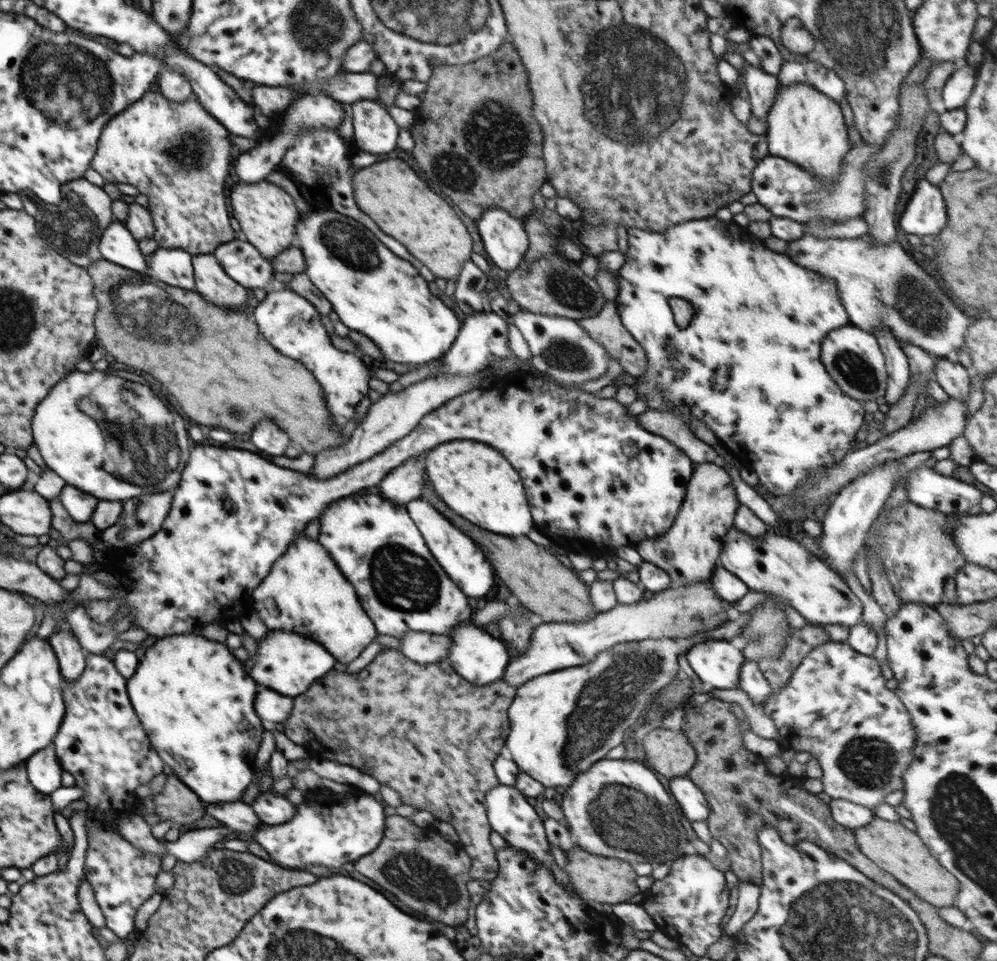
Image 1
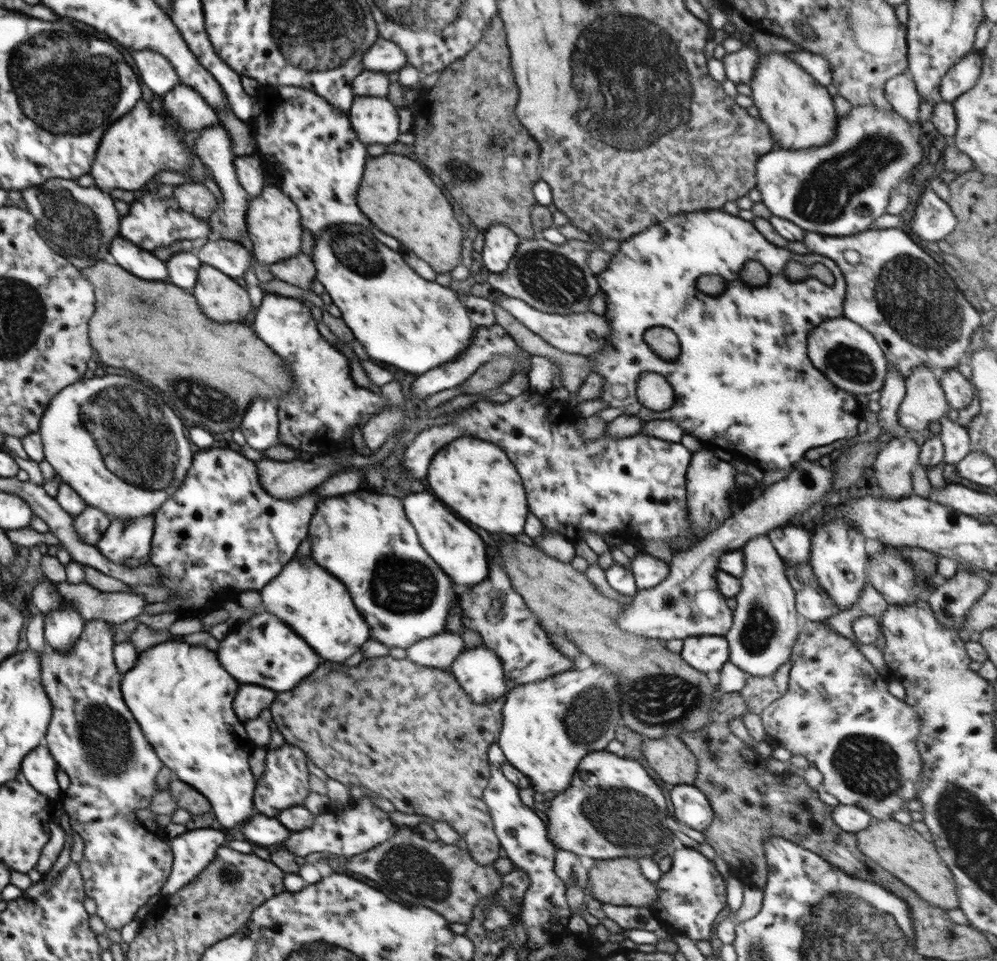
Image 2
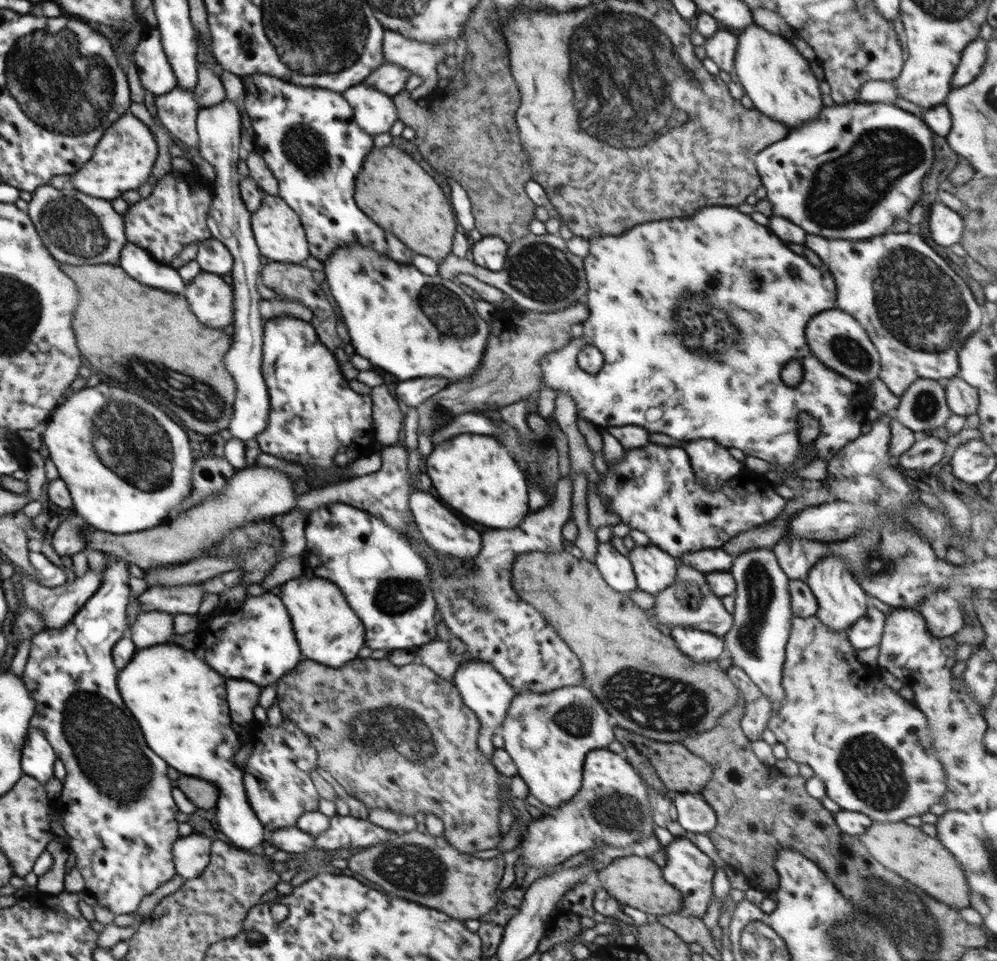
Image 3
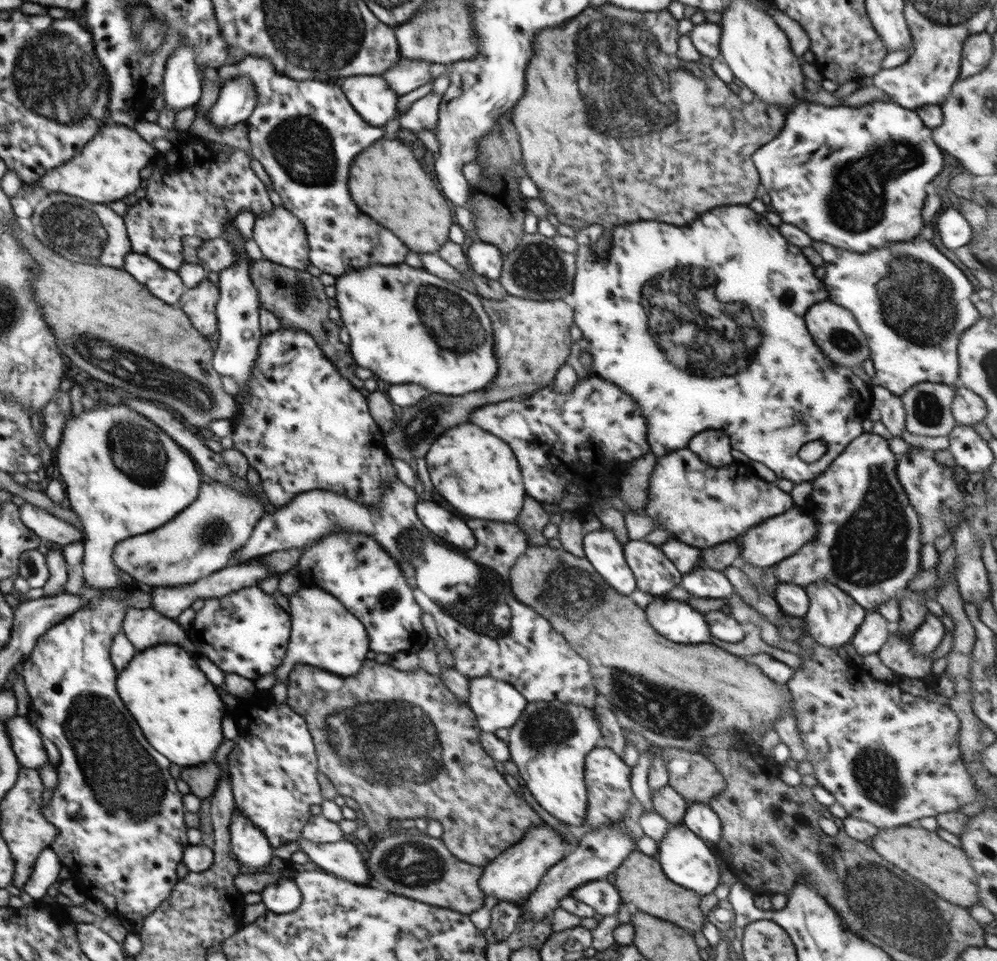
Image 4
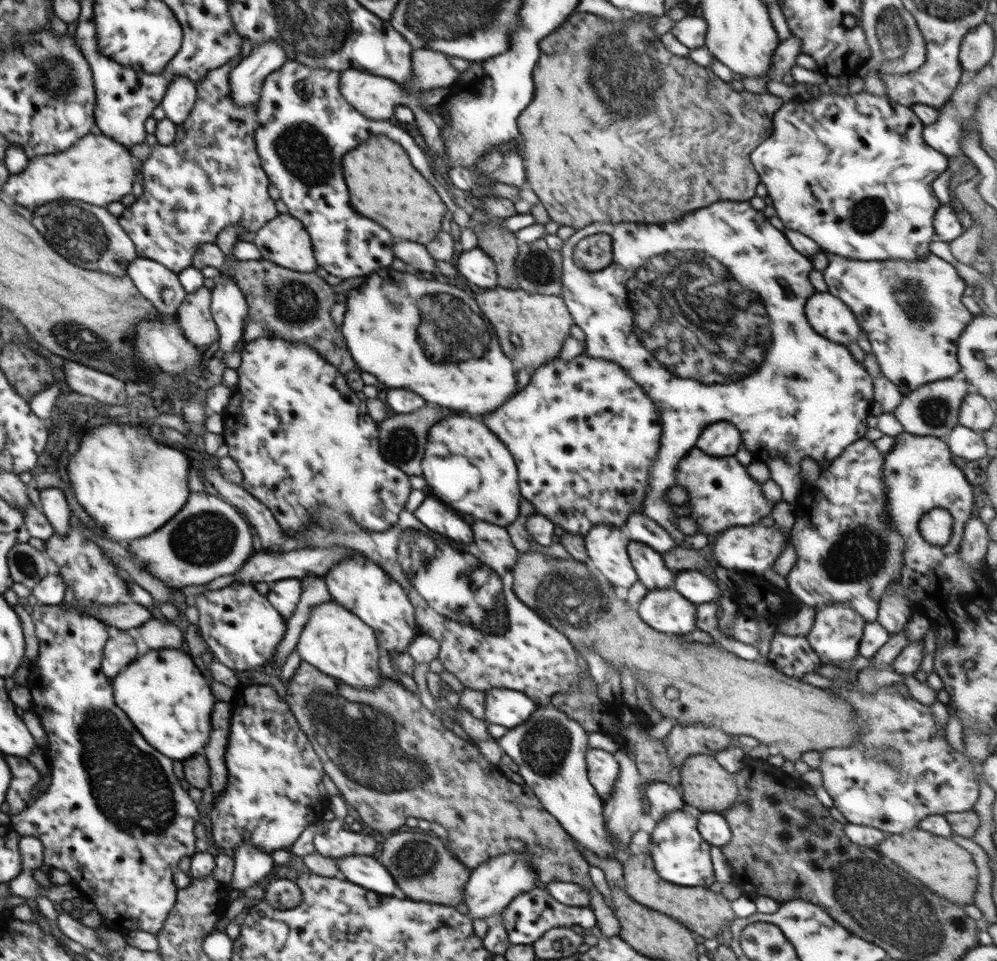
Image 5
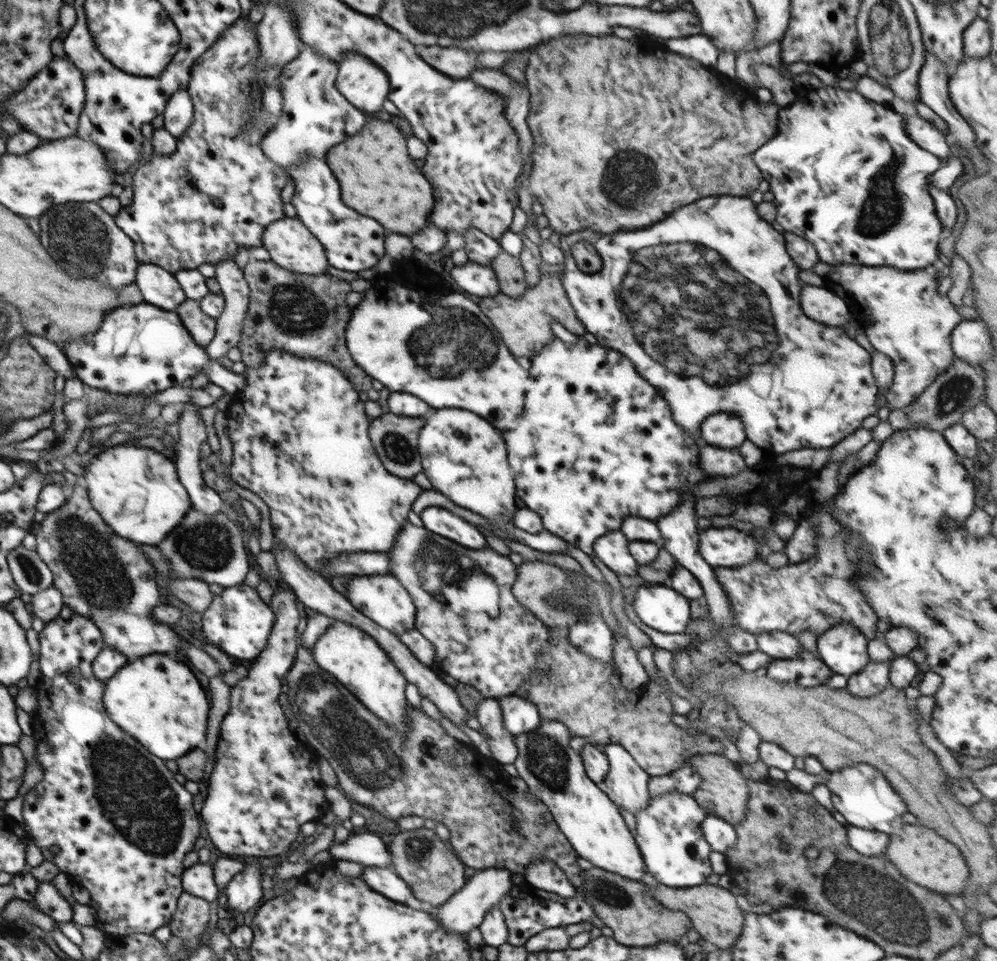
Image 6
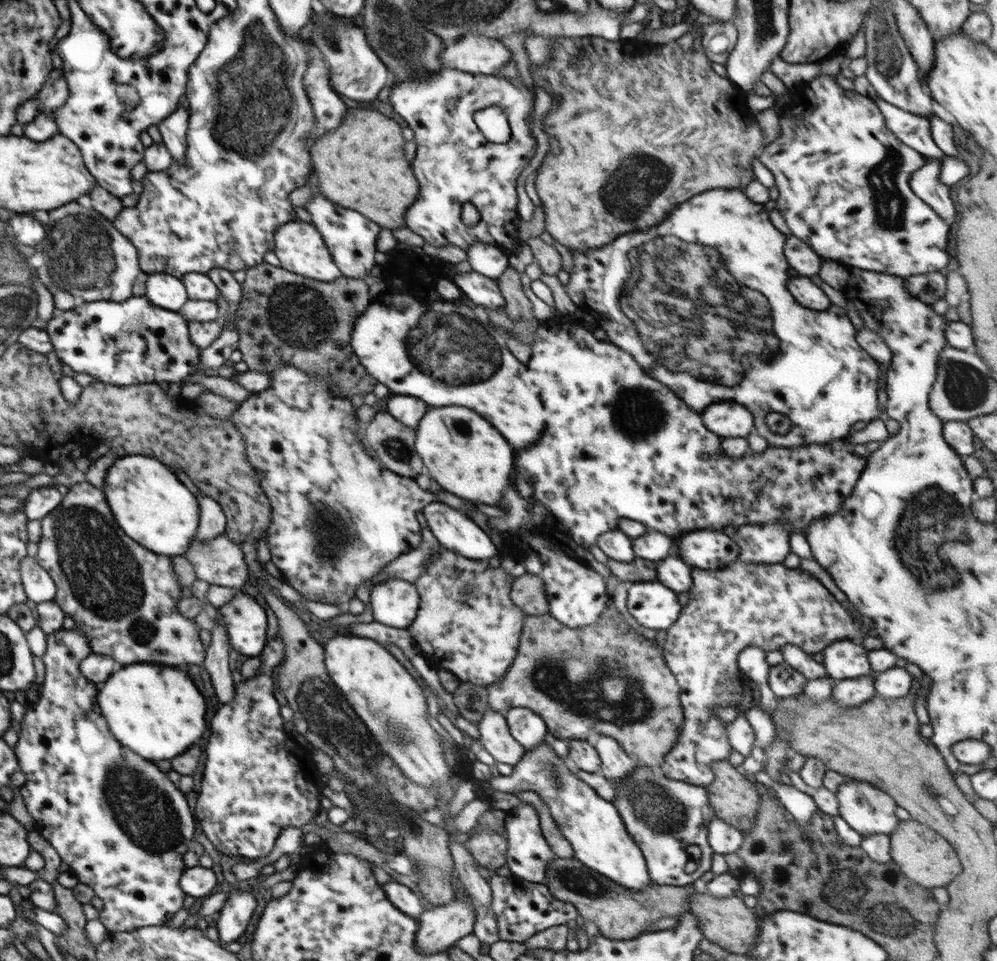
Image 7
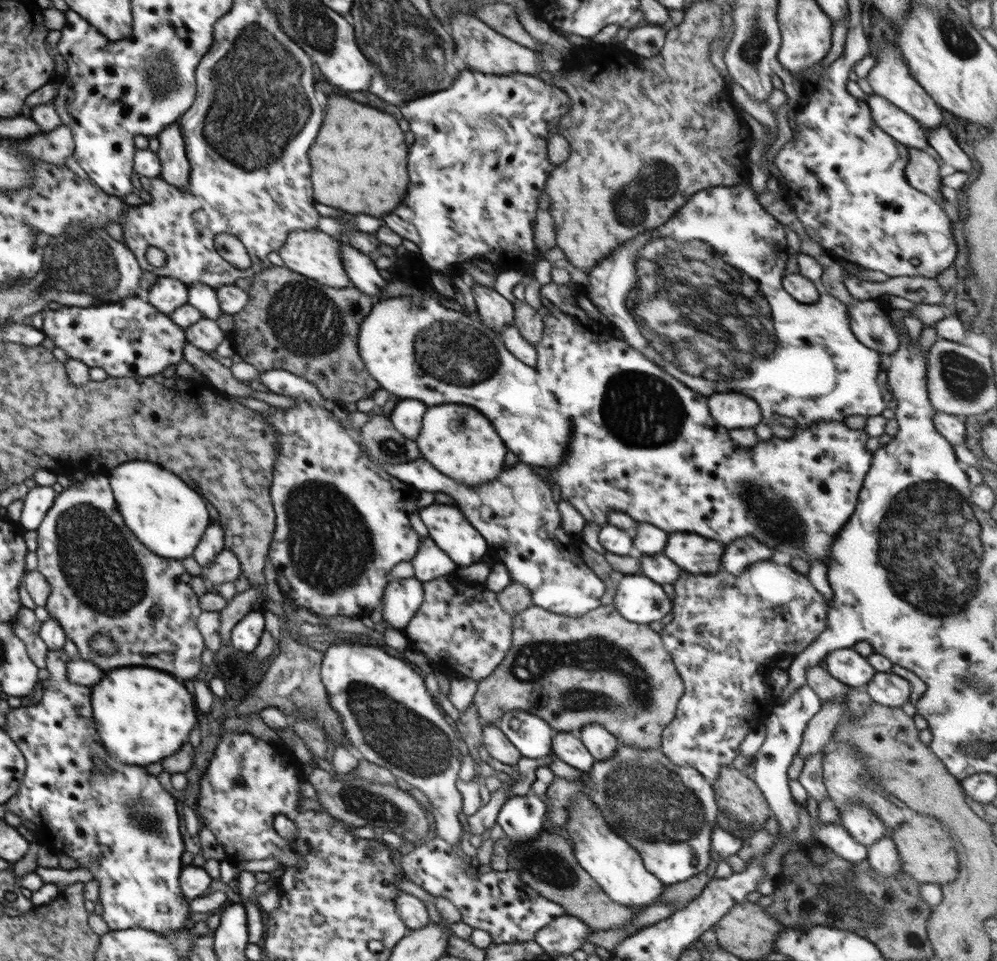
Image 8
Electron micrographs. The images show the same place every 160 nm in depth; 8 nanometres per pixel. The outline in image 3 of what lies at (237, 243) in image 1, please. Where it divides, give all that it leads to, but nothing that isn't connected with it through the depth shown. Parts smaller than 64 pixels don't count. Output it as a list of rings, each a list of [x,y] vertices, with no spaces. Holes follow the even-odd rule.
[[[212,236],[198,243],[195,259],[202,271],[217,275],[228,274],[234,267],[232,253]]]

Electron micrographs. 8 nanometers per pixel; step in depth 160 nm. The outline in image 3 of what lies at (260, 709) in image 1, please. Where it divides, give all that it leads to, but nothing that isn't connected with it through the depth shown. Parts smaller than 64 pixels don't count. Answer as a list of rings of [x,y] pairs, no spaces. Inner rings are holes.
[[[228,679],[226,702],[232,721],[240,724],[253,722],[254,707],[258,704],[263,687],[244,679]]]

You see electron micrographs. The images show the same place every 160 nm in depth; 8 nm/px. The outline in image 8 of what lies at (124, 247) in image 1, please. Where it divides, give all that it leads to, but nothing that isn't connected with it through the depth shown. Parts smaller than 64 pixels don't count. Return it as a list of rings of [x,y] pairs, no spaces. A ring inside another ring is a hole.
[[[160,277],[149,291],[146,301],[158,312],[170,314],[180,306],[188,304],[188,298],[188,287],[183,282],[170,277]]]

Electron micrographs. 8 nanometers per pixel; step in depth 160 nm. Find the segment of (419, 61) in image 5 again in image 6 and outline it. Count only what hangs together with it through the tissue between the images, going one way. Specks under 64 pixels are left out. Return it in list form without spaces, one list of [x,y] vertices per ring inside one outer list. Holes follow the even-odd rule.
[[[432,45],[425,47],[419,55],[438,72],[454,80],[462,80],[469,78],[474,70],[481,69],[477,63],[479,54],[480,52],[462,50],[458,47]]]

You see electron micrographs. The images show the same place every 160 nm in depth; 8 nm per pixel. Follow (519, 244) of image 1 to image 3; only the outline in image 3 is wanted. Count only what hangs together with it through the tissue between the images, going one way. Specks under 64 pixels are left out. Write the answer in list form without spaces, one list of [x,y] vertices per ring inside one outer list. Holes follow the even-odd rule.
[[[498,236],[482,237],[480,241],[474,243],[472,252],[474,264],[491,272],[499,272],[505,268],[509,244]]]

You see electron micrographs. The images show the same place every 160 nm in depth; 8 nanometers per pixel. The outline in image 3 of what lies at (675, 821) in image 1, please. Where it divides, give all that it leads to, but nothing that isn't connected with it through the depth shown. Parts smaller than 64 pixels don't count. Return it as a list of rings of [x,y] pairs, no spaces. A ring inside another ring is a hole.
[[[600,748],[600,750],[592,750],[587,754],[586,759],[584,760],[583,767],[583,780],[582,788],[577,795],[574,795],[573,799],[566,801],[562,806],[556,807],[552,810],[552,814],[543,815],[539,819],[533,820],[525,828],[526,833],[523,837],[523,842],[520,843],[520,848],[522,849],[522,856],[516,861],[514,869],[520,864],[523,864],[523,871],[529,871],[529,868],[541,869],[542,867],[556,866],[561,865],[565,860],[572,858],[574,855],[581,853],[593,854],[601,850],[601,848],[608,844],[608,846],[616,846],[616,848],[624,848],[630,846],[633,842],[640,843],[644,839],[648,838],[651,834],[654,834],[654,822],[653,816],[650,807],[650,798],[648,797],[648,792],[646,792],[646,786],[642,784],[641,774],[636,768],[634,768],[627,760],[624,760],[622,756],[619,756],[618,753],[611,752],[609,749]]]

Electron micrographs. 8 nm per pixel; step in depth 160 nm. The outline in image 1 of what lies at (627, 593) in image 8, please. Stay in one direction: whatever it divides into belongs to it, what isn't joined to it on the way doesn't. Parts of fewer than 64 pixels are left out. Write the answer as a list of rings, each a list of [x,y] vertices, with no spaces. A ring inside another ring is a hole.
[[[706,640],[687,650],[686,658],[698,678],[713,688],[739,688],[743,652],[730,641]]]

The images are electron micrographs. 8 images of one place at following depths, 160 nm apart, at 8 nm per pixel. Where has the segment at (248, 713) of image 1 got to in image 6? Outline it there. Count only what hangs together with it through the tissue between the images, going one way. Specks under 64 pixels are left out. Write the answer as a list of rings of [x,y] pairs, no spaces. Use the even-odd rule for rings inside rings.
[[[166,653],[149,654],[138,658],[136,662],[129,660],[116,674],[105,681],[103,703],[110,718],[124,732],[130,732],[142,746],[146,746],[148,752],[164,760],[174,760],[184,756],[186,752],[198,748],[206,738],[206,724],[208,724],[206,718],[208,718],[210,702],[200,682],[194,678],[192,670],[182,662],[185,660]],[[245,863],[245,869],[235,874],[230,883],[225,887],[224,893],[228,898],[228,905],[233,912],[233,918],[237,914],[243,914],[252,910],[260,898],[263,897],[261,886],[260,865]]]

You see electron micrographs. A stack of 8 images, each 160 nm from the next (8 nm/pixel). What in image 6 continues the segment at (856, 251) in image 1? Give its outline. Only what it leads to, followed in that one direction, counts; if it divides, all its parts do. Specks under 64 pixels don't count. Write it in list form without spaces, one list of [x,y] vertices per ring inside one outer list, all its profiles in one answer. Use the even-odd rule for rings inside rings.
[[[939,261],[918,271],[900,271],[892,267],[866,268],[859,264],[833,266],[832,272],[824,278],[824,288],[828,288],[829,292],[848,304],[851,317],[865,331],[870,344],[876,351],[892,359],[894,378],[886,394],[886,406],[891,412],[910,406],[927,386],[930,386],[940,374],[944,374],[950,368],[956,357],[952,352],[950,335],[963,321],[963,317],[956,311],[956,306],[946,294],[938,292],[940,281],[938,273],[944,265]]]

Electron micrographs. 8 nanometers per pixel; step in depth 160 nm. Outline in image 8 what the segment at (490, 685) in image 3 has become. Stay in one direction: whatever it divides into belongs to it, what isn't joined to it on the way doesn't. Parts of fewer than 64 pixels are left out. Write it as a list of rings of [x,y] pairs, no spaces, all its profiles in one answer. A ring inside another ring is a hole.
[[[508,711],[498,721],[498,726],[521,757],[539,759],[552,753],[556,731],[542,717],[526,711]]]

